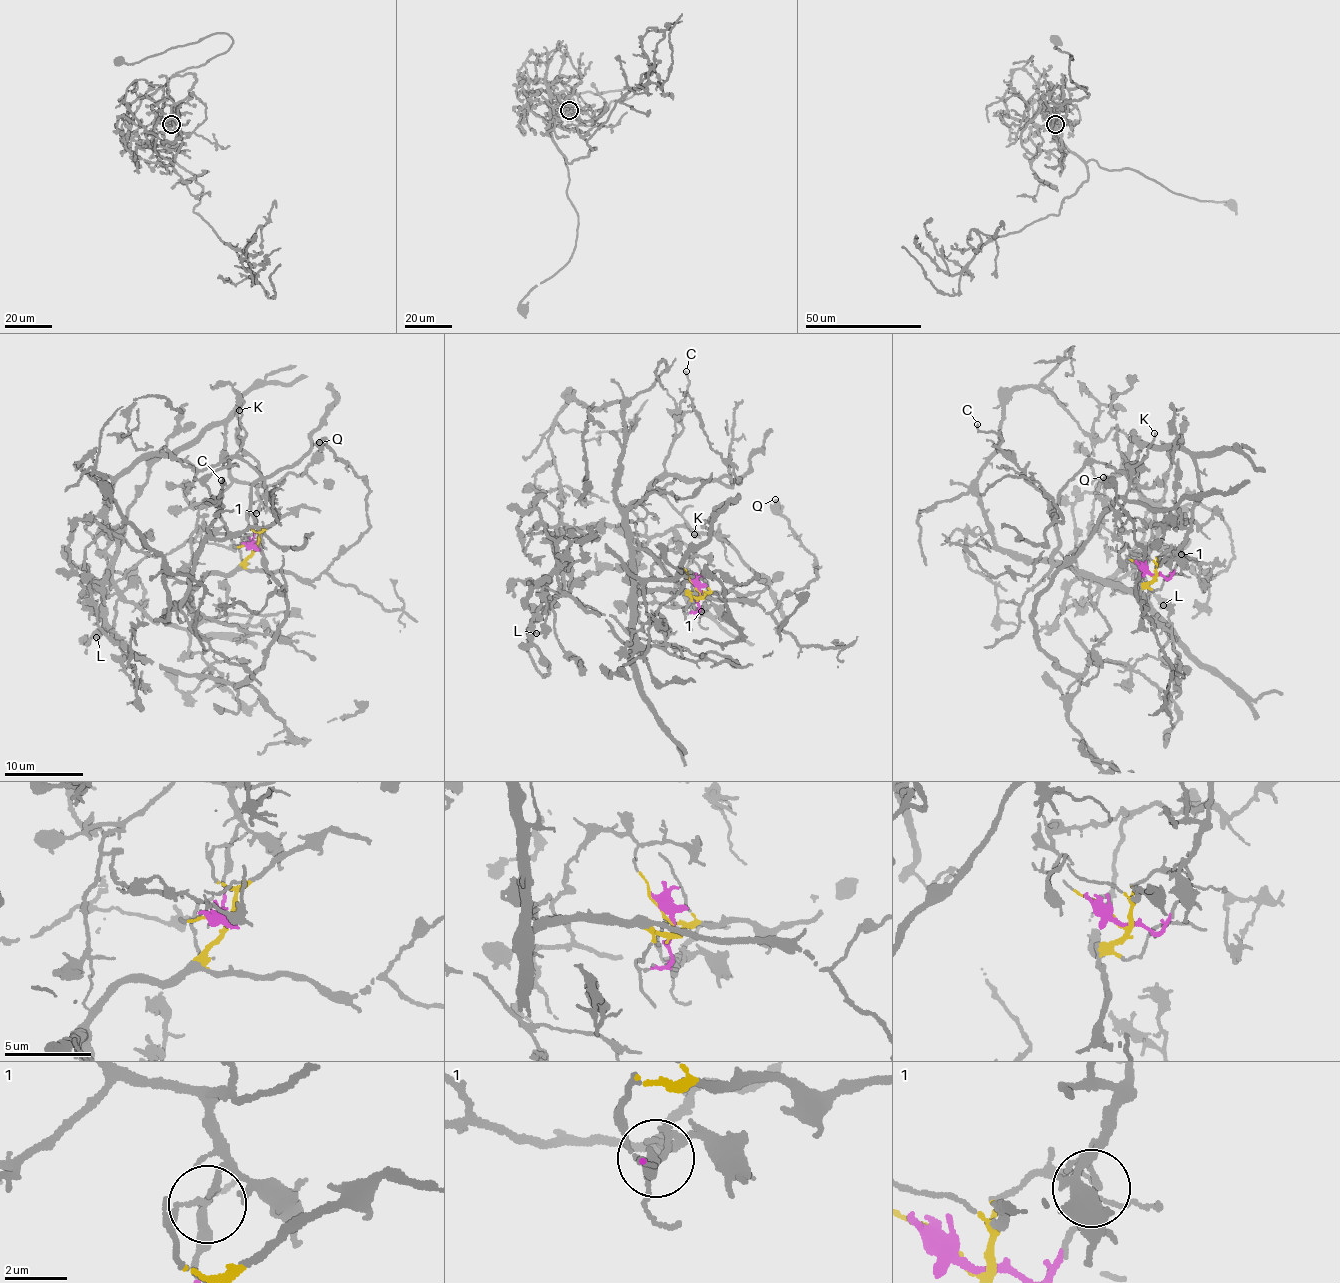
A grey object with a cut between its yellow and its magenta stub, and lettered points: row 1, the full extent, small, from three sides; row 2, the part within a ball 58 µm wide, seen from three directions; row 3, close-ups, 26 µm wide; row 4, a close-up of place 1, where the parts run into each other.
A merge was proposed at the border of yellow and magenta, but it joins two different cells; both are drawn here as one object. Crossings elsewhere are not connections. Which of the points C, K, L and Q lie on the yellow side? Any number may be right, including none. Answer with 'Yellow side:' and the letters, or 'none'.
Yellow side: C, Q

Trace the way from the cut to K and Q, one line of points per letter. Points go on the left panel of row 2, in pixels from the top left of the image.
K: (252, 546), (259, 486), (303, 472), (313, 455), (259, 476), (238, 452), (244, 433), (239, 410)
Q: (252, 546), (248, 569), (293, 572), (311, 580), (370, 527), (366, 510), (368, 481), (318, 442)

